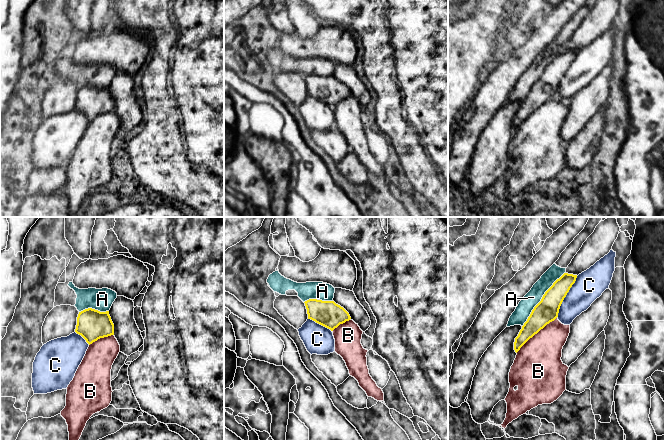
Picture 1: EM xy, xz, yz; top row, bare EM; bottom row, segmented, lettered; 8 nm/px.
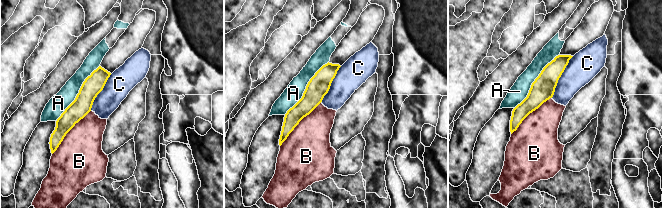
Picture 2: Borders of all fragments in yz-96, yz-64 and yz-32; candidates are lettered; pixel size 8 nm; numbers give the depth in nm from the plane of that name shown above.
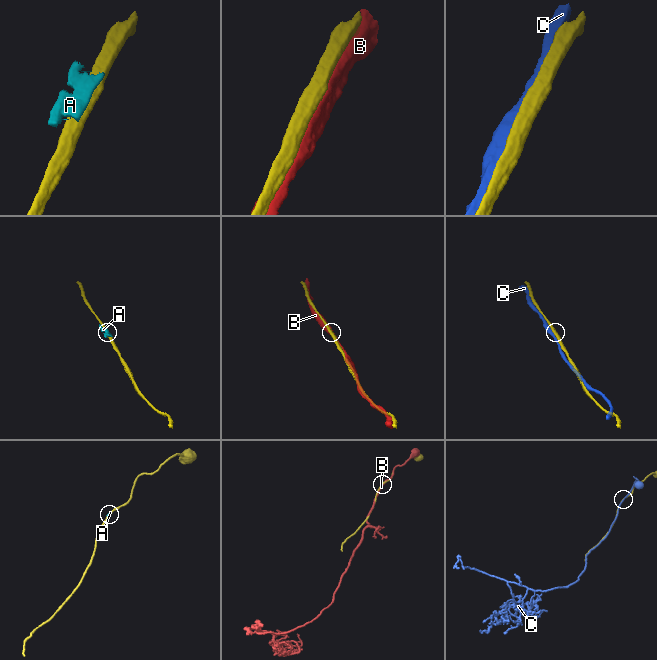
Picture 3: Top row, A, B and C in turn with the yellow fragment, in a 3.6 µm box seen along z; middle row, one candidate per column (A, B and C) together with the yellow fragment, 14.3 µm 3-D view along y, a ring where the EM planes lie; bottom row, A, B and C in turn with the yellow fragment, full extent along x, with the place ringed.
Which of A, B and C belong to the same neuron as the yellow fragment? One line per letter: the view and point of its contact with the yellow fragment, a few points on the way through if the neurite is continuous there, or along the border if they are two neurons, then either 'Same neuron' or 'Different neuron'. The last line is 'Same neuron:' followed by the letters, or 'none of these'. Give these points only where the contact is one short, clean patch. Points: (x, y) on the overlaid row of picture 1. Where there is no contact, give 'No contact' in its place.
A: Touches yellow at yz (541, 299). Different neuron
B: Touches yellow at yz (536, 333). Different neuron
C: Touches yellow at yz (565, 296). Different neuron
Same neuron: none of these

